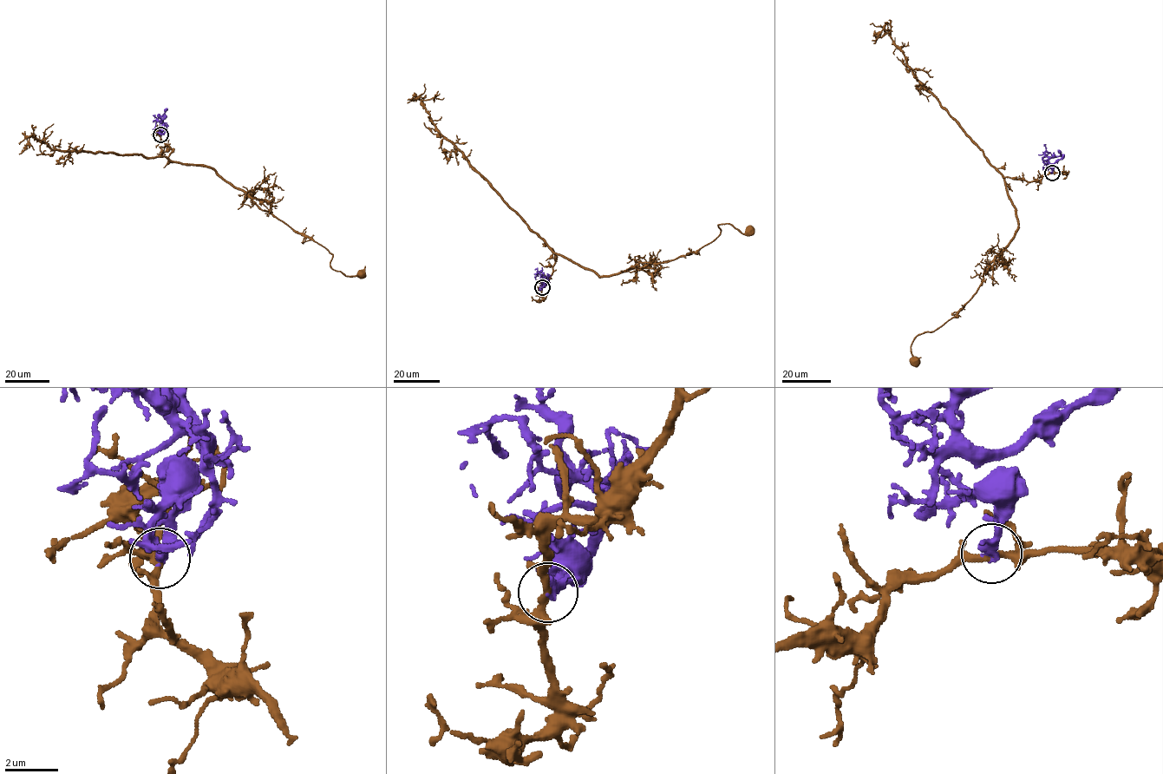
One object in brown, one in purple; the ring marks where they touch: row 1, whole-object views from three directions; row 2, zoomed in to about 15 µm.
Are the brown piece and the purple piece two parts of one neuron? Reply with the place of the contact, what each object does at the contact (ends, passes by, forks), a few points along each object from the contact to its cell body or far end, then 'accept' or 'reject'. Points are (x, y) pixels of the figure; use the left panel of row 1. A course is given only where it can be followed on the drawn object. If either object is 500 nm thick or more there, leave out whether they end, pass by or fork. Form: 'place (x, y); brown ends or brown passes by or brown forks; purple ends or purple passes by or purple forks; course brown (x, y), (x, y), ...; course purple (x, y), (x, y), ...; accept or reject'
place (160, 134); brown passes by; purple passes by; course brown (160, 134), (172, 160), (208, 167), (327, 249), (333, 269), (362, 272); course purple (160, 134), (161, 130), (161, 134), (166, 129), (161, 116), (167, 108); reject

